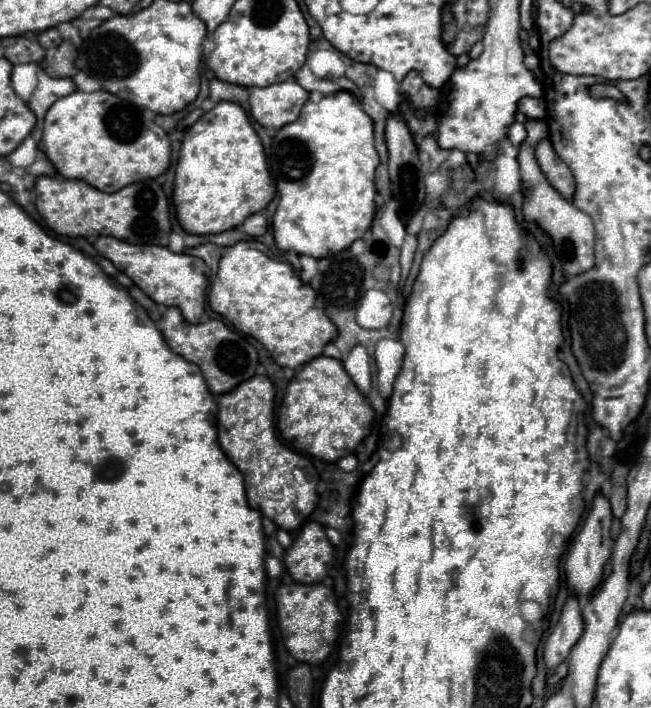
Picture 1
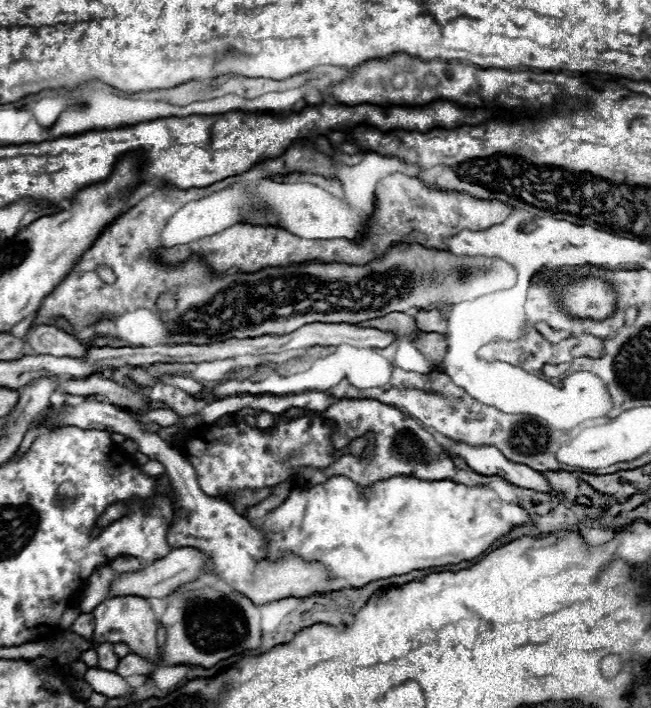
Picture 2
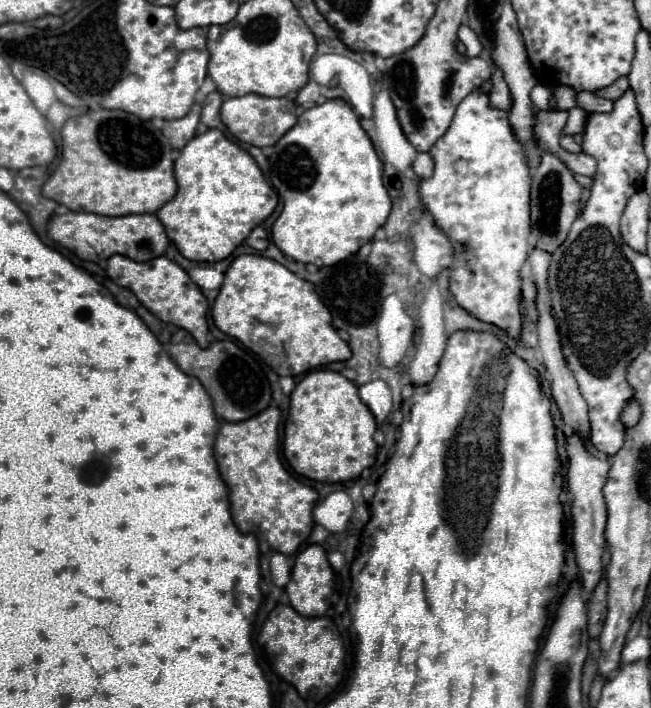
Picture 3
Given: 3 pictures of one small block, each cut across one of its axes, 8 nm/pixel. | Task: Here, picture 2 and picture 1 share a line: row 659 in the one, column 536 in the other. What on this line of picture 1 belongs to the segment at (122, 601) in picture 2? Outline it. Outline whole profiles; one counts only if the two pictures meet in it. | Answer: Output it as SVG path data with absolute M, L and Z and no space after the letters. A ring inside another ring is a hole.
M542 138L536 148L534 148L536 160L546 179L564 198L572 198L574 192L574 184L572 184L572 172L570 168L560 160L560 156L556 156L552 142L548 138Z

